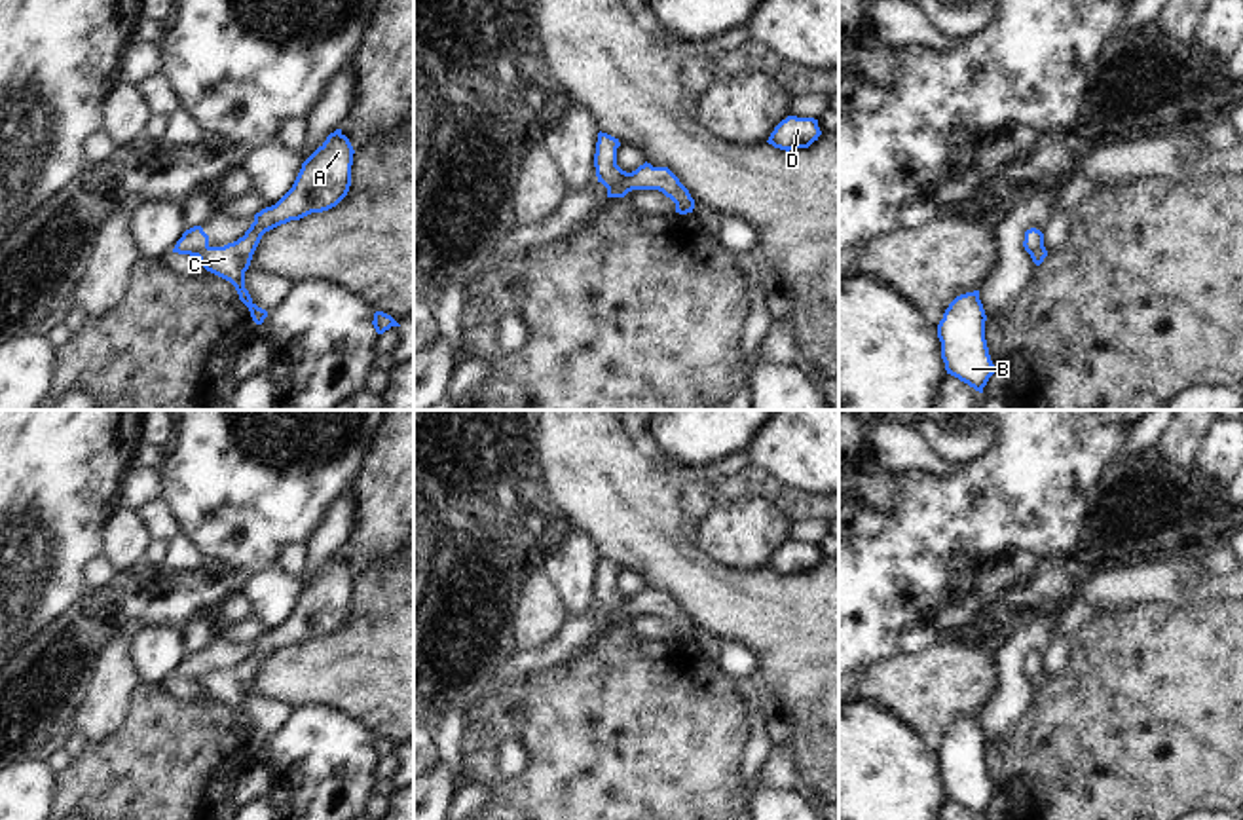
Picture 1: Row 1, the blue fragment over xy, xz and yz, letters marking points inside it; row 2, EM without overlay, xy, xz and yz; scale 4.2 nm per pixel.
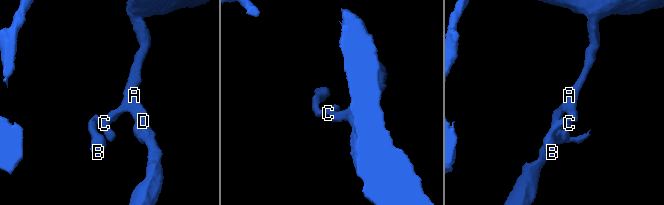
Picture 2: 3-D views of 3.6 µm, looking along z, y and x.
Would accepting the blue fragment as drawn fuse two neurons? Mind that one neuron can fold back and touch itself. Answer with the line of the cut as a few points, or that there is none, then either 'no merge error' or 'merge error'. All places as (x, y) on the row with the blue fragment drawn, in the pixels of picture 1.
cut in xz along (630, 173), (627, 190); merge error

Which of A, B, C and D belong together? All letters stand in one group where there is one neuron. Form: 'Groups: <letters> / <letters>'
Groups: A C D / B

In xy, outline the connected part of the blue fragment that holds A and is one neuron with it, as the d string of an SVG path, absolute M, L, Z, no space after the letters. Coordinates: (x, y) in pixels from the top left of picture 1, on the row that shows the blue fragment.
M336 129L326 140L302 163L292 188L271 207L254 214L254 222L233 243L224 247L207 247L199 252L203 268L230 281L239 300L249 308L256 325L262 325L268 311L258 308L245 289L245 271L262 235L290 220L300 220L311 213L323 213L336 207L349 192L353 146L349 139Z

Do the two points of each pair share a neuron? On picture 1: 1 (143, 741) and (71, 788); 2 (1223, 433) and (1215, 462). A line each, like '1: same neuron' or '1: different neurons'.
1: same neuron
2: same neuron

